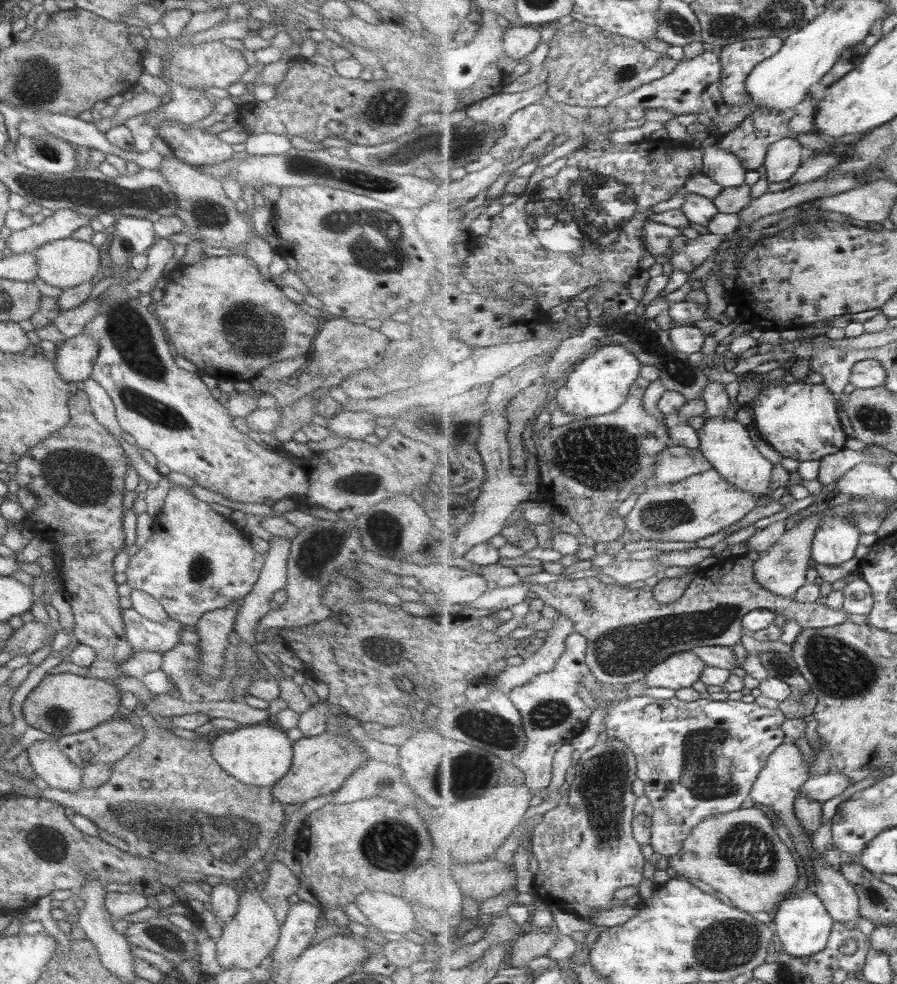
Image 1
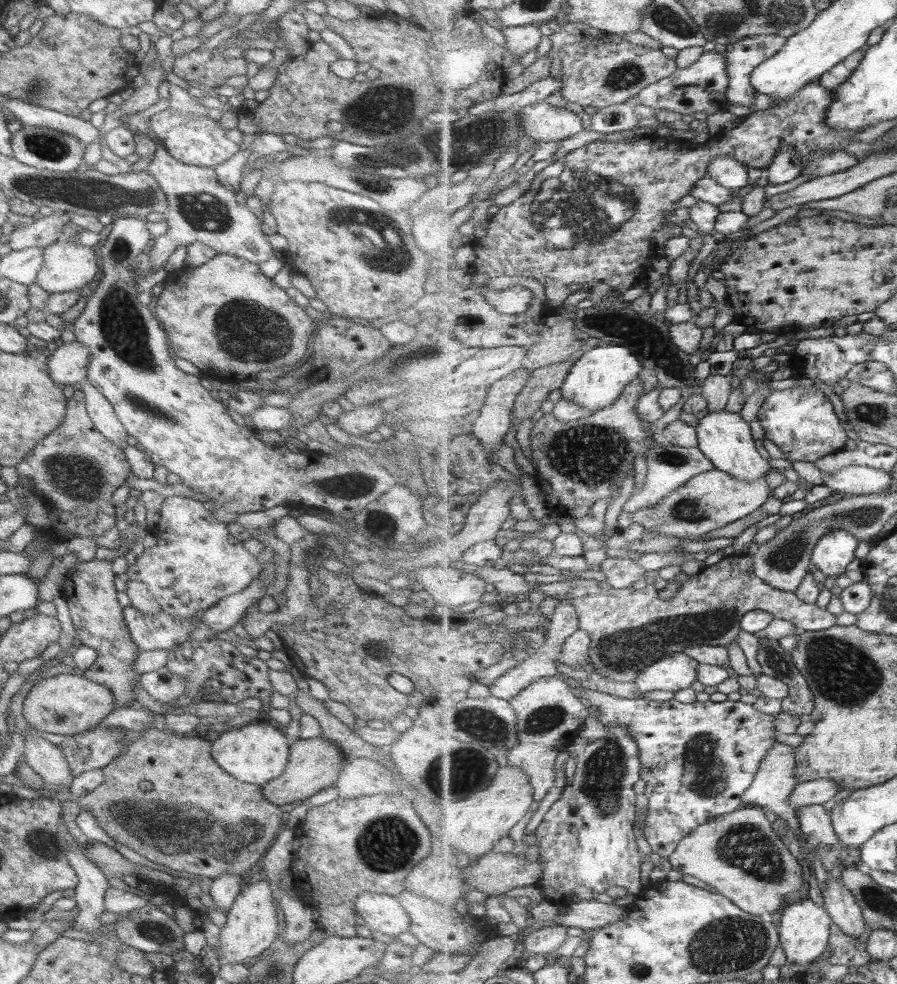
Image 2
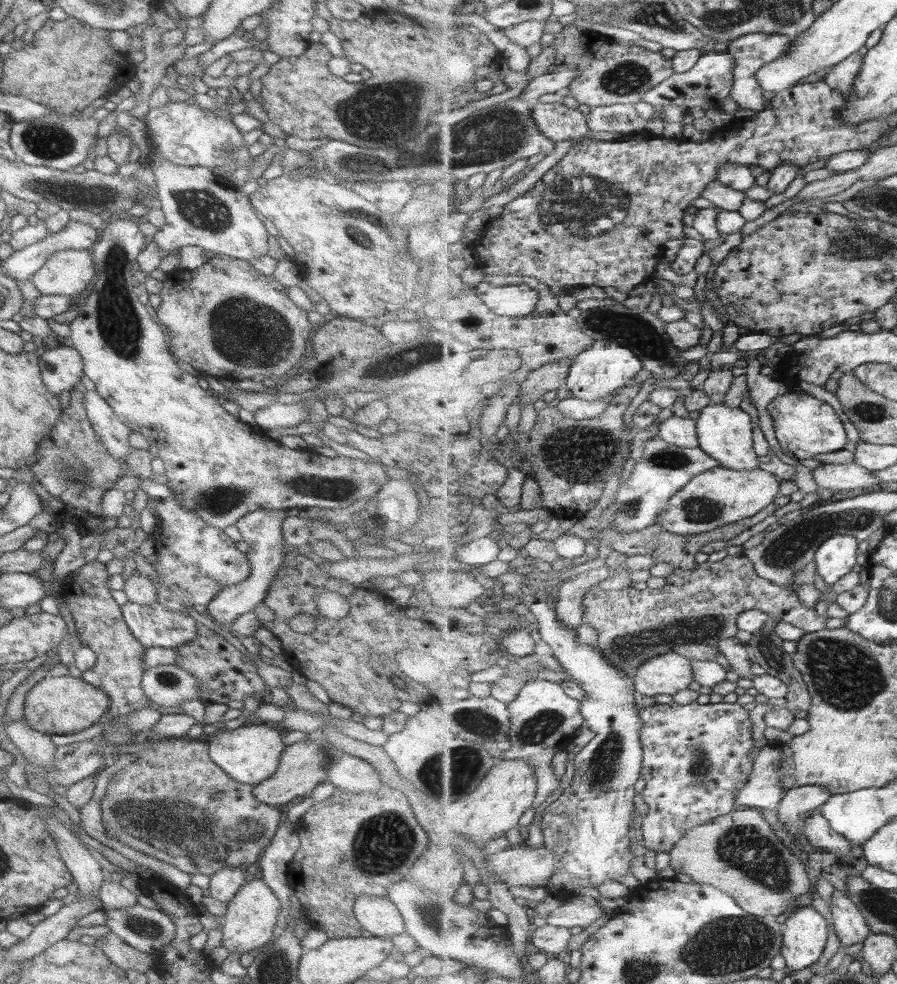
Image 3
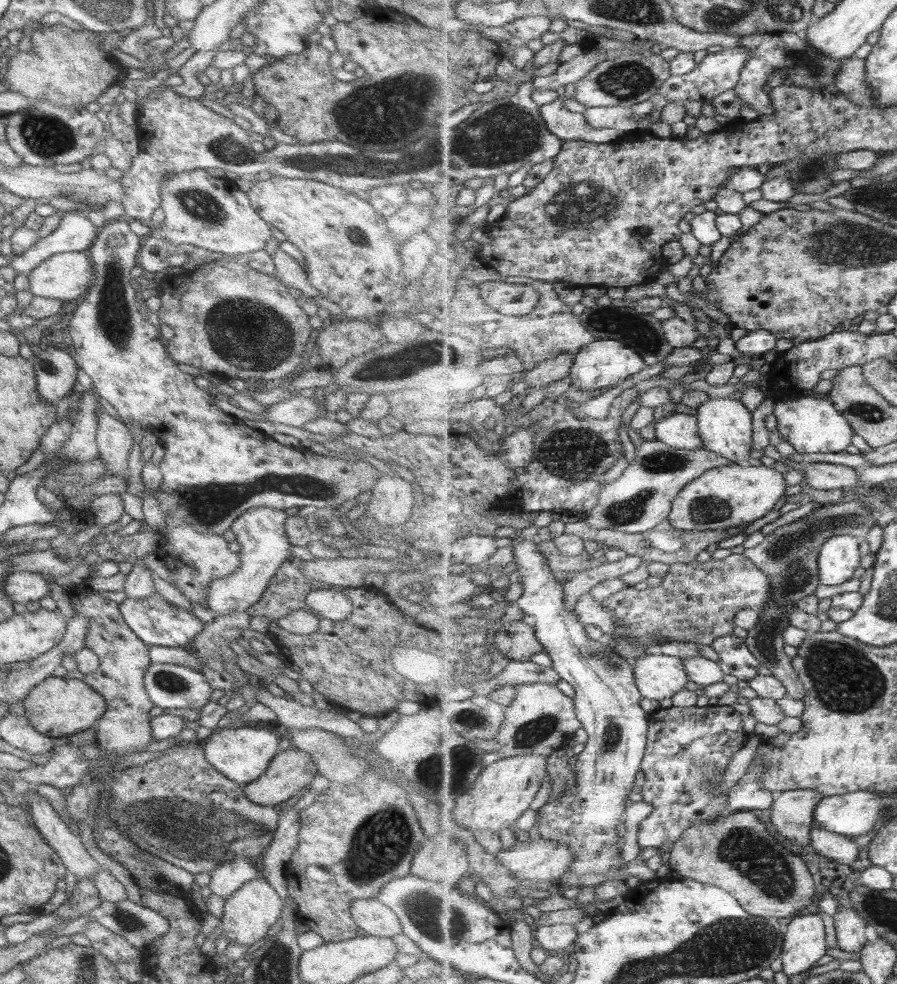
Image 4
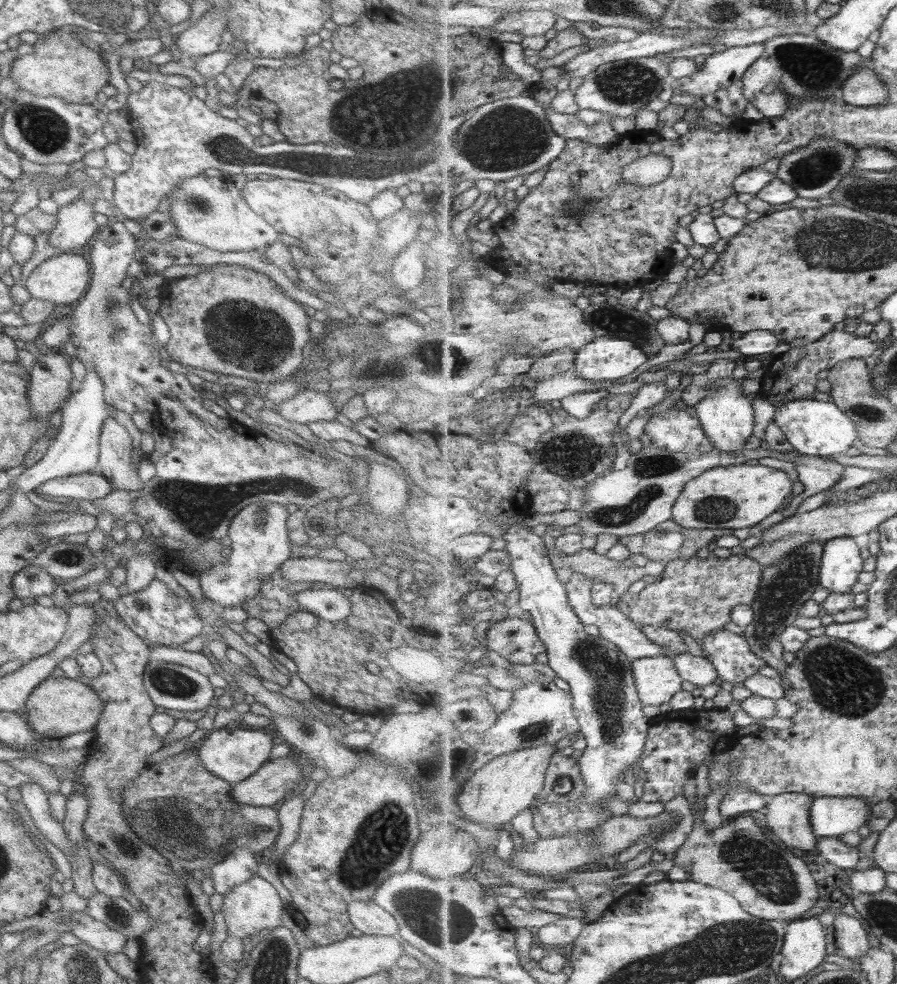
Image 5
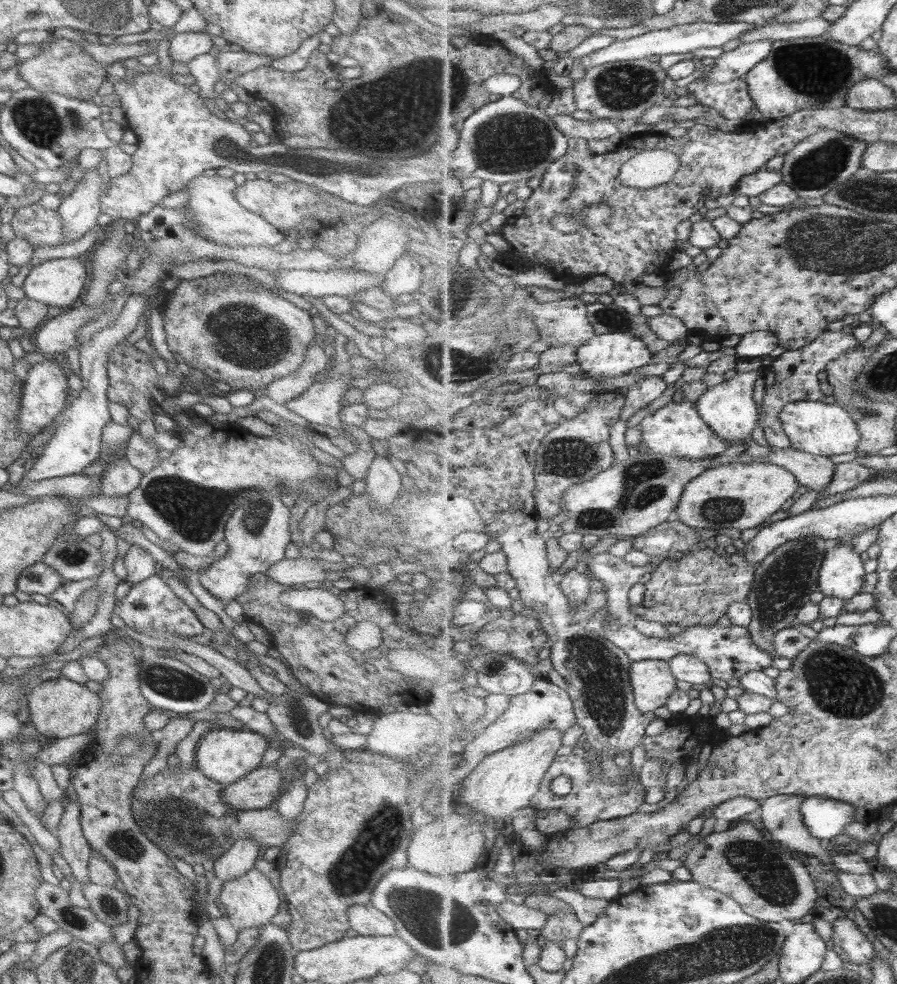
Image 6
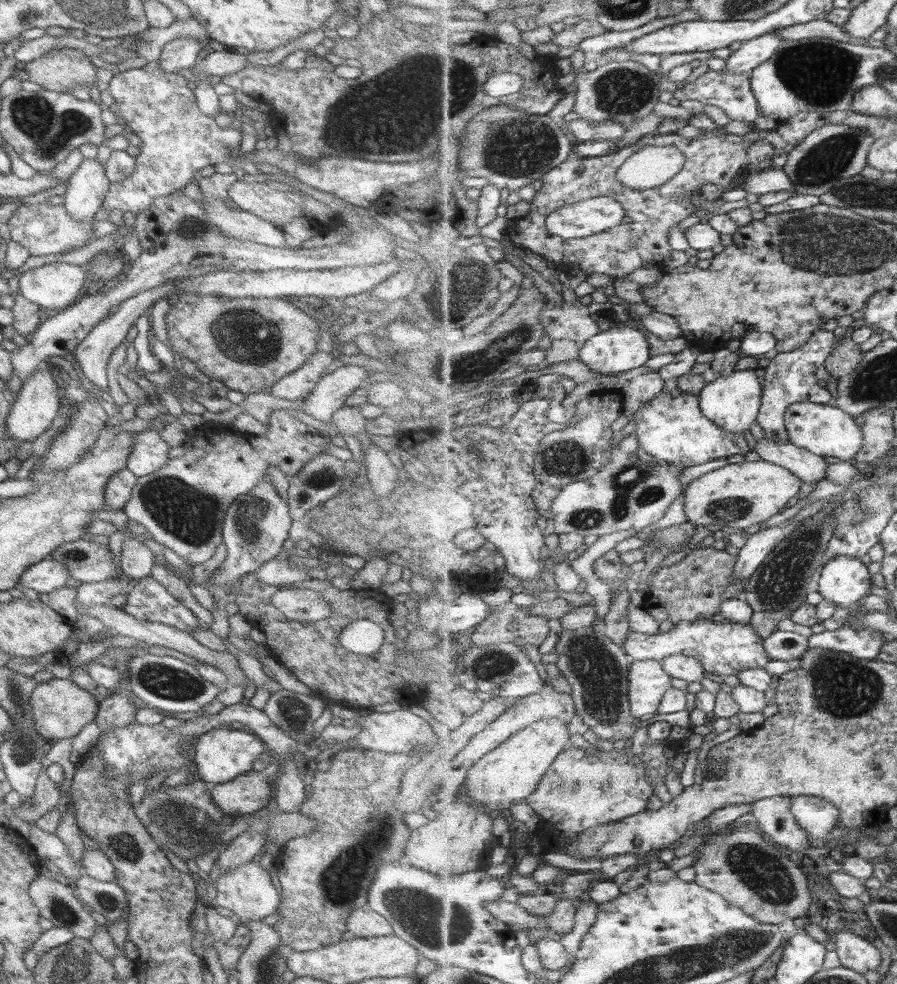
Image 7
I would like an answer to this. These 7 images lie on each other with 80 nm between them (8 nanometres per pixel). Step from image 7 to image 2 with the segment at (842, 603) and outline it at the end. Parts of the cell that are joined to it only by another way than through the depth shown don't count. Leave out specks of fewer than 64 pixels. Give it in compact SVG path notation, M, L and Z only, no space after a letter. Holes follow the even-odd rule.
M845 529L830 530L814 548L812 562L819 576L843 574L855 560L860 538Z

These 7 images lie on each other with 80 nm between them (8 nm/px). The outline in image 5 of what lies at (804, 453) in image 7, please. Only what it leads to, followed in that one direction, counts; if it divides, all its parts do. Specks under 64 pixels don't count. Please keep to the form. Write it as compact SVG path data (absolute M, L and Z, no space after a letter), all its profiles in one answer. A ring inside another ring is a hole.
M801 455L792 462L799 474L799 481L804 485L801 493L792 497L789 506L781 509L782 516L788 518L807 497L815 496L829 490L837 484L845 474L845 466L827 457Z

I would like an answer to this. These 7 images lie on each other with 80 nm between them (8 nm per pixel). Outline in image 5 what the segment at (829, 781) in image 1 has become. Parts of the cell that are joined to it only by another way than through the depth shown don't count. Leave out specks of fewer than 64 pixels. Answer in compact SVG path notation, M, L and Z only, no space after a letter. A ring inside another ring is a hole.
M791 792L772 797L765 807L767 828L786 848L800 848L805 852L818 850L819 841L810 813L813 801L815 796Z

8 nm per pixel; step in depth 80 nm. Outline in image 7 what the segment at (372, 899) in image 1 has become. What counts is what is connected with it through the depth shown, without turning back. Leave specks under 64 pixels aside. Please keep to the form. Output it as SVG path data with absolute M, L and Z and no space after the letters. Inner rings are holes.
M367 904L349 911L346 916L346 930L354 938L373 938L392 935L389 922L380 914L367 908Z

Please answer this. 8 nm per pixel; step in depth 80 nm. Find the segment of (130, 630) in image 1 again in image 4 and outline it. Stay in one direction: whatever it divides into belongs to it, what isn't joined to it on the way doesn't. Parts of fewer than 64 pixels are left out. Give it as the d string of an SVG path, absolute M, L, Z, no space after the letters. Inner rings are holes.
M156 592L139 600L124 599L118 604L118 612L131 632L148 647L183 648L202 629L203 625L193 614L191 616L189 612L168 603Z

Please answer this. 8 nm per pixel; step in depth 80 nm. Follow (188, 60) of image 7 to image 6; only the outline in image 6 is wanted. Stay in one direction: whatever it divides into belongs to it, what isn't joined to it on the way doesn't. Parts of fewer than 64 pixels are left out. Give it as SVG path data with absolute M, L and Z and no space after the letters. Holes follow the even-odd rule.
M206 31L179 33L168 40L168 55L175 62L187 62L195 56L214 49Z

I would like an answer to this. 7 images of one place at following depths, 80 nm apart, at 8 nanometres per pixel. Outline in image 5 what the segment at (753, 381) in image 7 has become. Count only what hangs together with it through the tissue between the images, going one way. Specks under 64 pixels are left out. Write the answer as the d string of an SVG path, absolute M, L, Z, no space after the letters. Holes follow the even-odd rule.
M761 365L754 372L749 373L747 378L741 378L732 382L732 384L727 384L724 388L719 388L695 405L703 430L707 433L715 449L723 453L742 451L747 440L753 436L753 426L755 426L754 404L751 402L751 396L743 396L741 386L747 379L759 378L762 380L768 369L769 366Z

